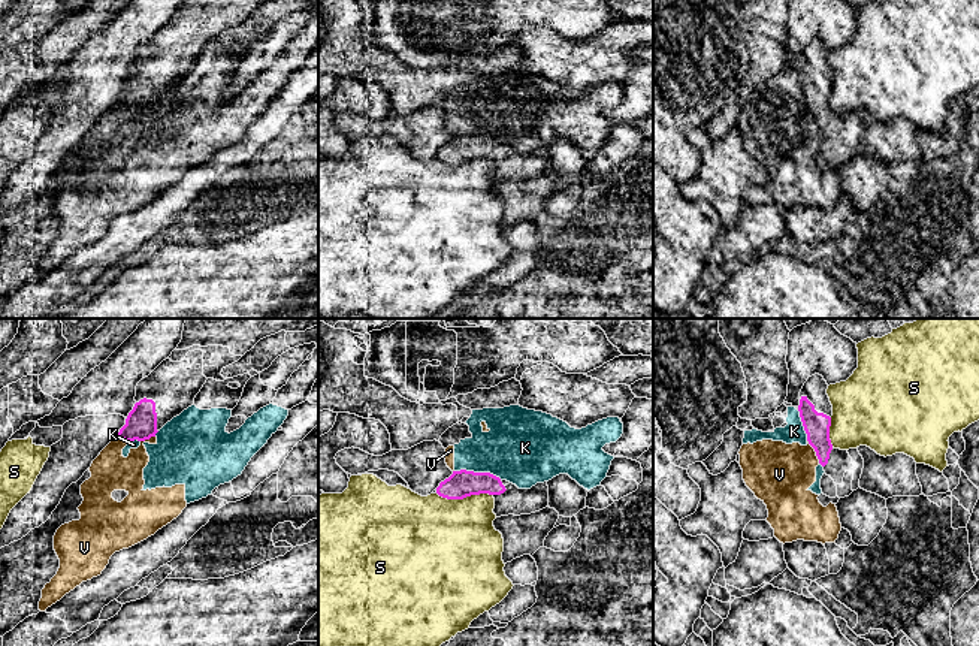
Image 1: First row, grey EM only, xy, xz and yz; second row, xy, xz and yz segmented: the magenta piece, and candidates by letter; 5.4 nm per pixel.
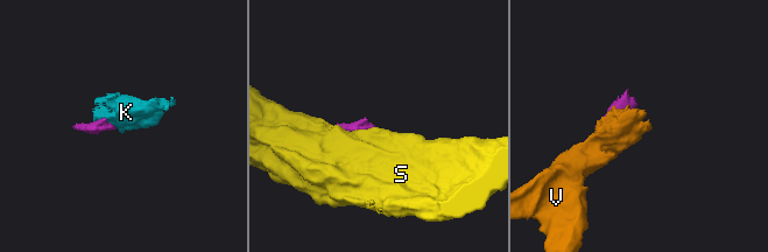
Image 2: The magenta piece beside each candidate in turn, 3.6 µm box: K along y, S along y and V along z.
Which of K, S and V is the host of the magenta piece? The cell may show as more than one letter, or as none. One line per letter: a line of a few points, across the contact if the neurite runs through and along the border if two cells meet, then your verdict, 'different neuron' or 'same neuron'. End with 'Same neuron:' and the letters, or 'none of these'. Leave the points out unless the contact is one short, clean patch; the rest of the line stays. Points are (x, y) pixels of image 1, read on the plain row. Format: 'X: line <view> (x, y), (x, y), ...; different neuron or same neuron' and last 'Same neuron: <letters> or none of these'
K: line xz (455, 135), (489, 136), (501, 144); different neuron
S: different neuron
V: line yz (807, 105), (819, 127); different neuron
Same neuron: none of these

